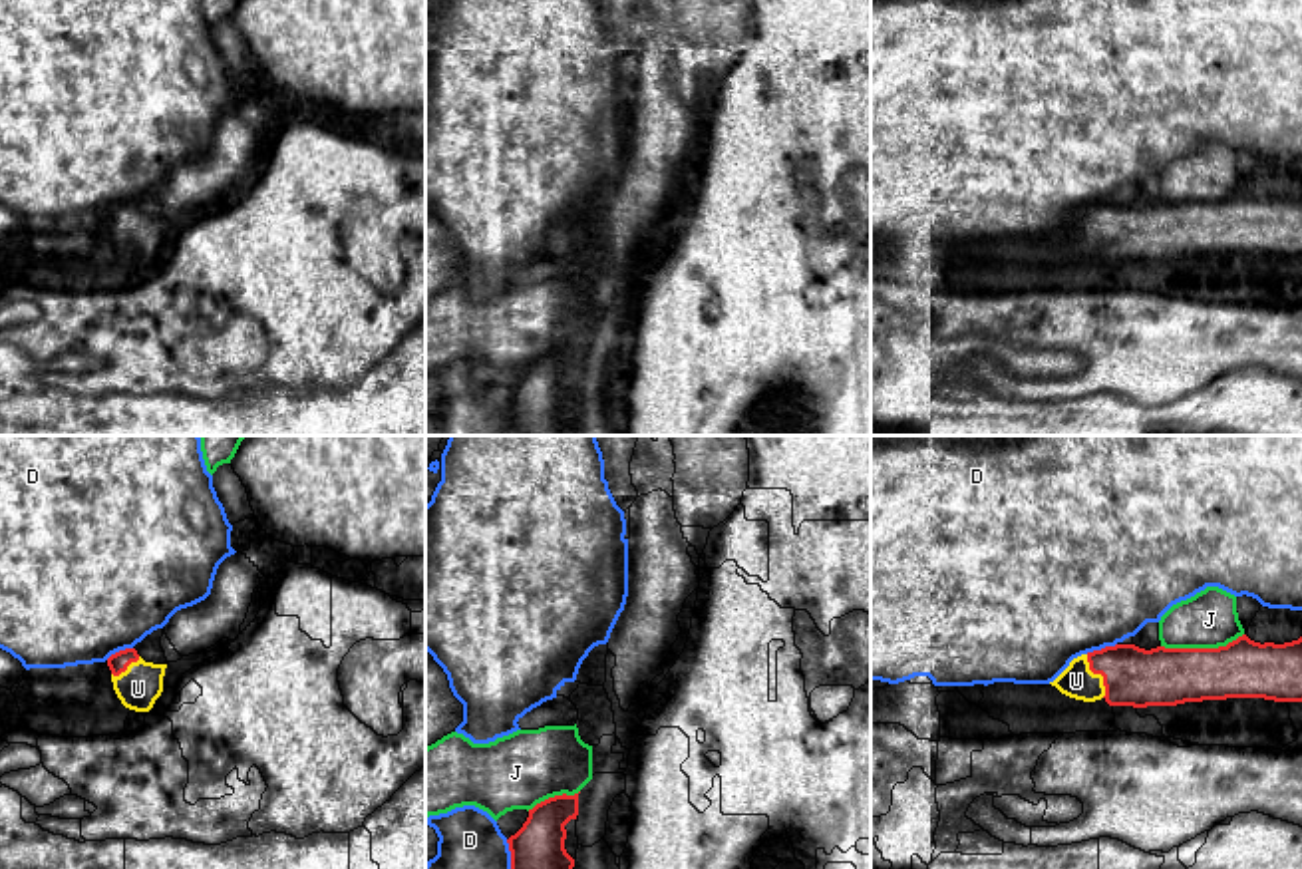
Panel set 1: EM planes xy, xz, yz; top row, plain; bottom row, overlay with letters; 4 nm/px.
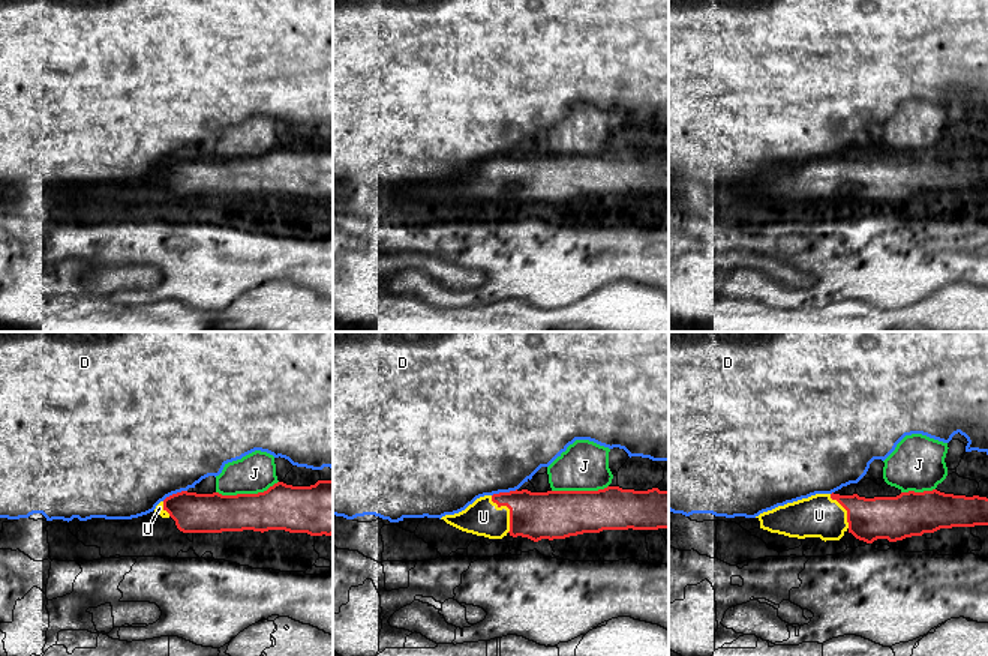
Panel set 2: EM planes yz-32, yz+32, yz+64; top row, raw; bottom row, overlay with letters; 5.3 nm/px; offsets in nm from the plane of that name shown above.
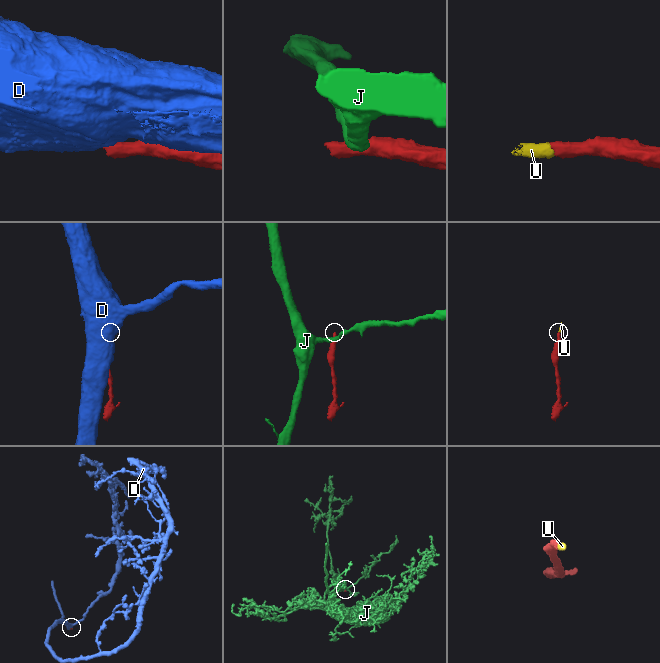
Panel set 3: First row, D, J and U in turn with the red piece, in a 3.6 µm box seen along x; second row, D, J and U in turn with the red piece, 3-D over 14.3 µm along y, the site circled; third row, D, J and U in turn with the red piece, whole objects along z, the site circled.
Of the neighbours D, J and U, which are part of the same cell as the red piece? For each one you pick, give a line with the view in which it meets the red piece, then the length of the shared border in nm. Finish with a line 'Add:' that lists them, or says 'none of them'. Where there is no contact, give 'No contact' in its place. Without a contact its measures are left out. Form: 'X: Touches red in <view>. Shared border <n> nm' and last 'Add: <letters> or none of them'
U: Touches red in yz. Shared border 190 nm
Add: U

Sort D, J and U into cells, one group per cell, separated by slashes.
D / J / U

